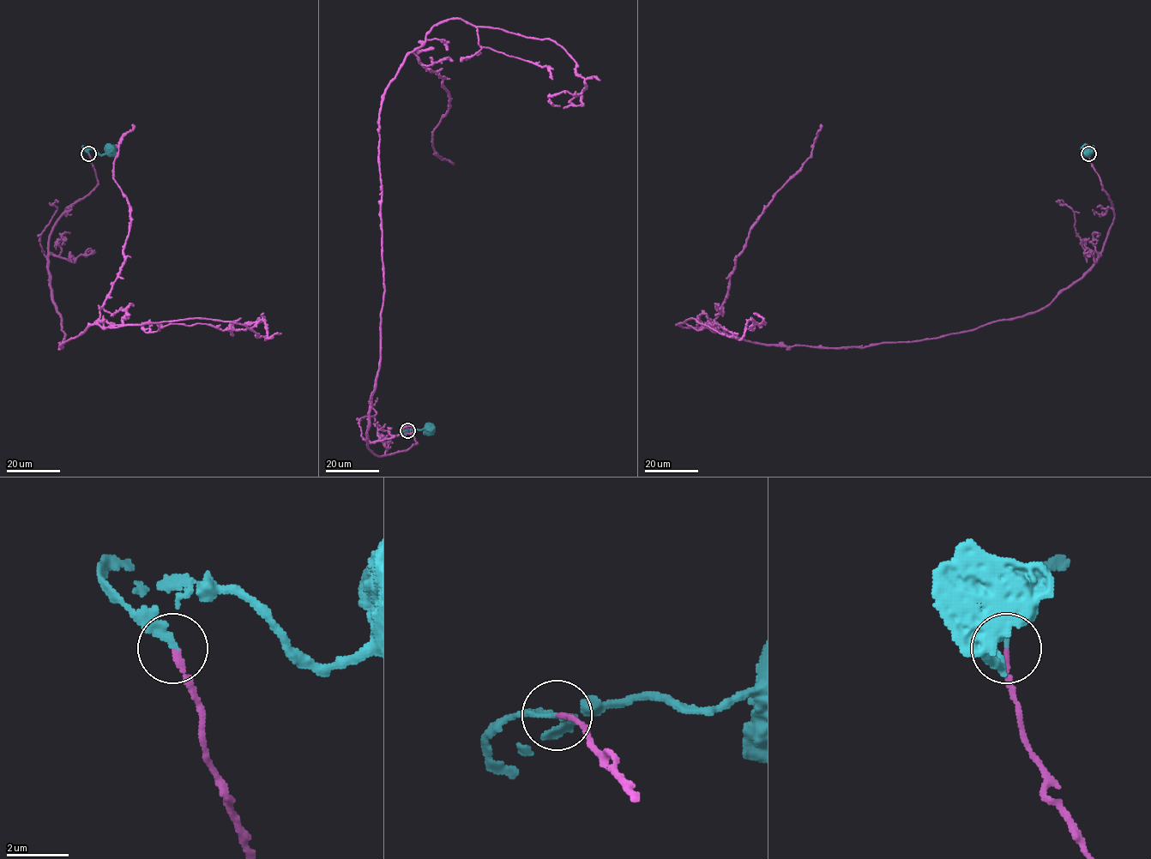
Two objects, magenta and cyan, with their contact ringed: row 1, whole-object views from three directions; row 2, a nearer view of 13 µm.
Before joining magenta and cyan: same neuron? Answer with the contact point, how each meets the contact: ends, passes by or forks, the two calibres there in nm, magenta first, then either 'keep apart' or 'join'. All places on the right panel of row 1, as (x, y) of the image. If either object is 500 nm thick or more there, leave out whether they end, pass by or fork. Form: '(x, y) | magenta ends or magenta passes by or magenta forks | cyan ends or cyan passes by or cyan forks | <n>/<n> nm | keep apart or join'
(1088, 153) | magenta ends | cyan passes by | 160/140 nm | join

